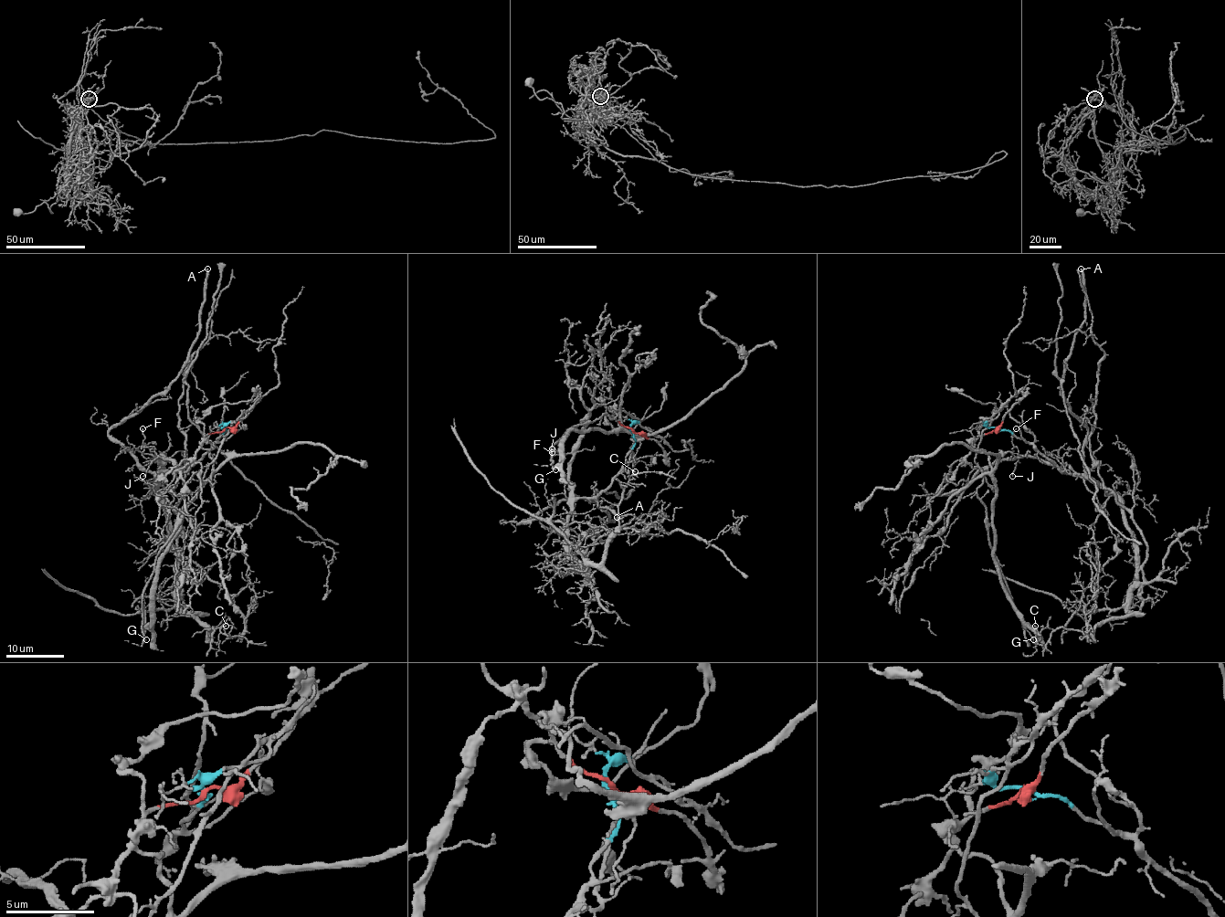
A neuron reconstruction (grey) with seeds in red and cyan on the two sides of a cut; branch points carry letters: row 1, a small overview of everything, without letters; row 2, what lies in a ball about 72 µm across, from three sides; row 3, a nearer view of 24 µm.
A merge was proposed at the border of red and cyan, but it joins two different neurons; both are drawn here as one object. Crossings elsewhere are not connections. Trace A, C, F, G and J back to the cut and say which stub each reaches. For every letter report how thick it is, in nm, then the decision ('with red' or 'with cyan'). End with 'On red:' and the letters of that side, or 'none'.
A: calibre 280 nm; with cyan
C: calibre 110 nm; with cyan
F: calibre 100 nm; with cyan
G: calibre 130 nm; with red
J: calibre 120 nm; with cyan
On red: G

